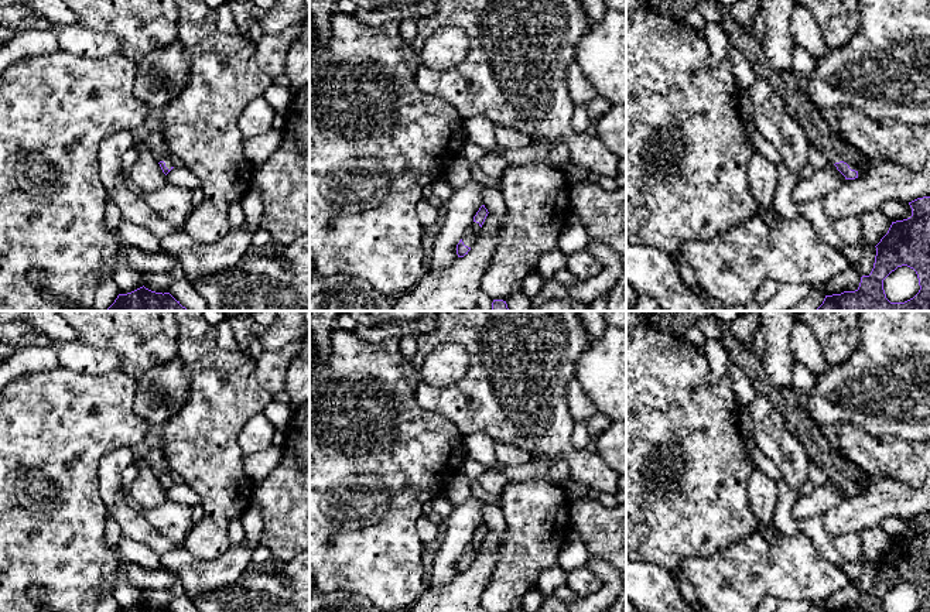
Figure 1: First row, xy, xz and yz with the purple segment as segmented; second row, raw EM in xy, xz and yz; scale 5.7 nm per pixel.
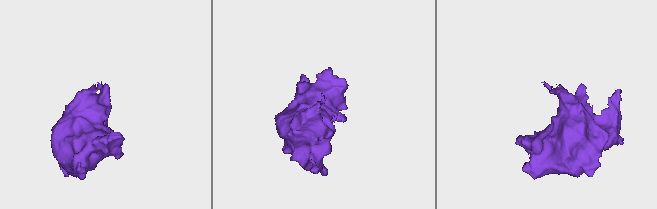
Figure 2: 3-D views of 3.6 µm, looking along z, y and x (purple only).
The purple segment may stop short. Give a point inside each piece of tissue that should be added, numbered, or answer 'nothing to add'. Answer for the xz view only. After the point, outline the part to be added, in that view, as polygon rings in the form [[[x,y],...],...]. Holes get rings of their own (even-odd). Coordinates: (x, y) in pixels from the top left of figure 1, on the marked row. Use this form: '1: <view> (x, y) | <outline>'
1: xz (474, 229) | [[[472,222],[468,226],[468,229],[466,229],[466,232],[465,232],[464,237],[462,237],[464,245],[468,246],[468,247],[472,247],[473,242],[476,240],[476,237],[479,235],[481,235],[481,226],[479,226],[479,223]]]

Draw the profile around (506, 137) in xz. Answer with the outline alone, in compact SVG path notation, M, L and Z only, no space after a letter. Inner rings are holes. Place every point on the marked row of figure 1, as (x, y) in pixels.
M496 126L495 129L495 140L498 147L505 150L522 150L533 143L527 134L513 127L502 126Z

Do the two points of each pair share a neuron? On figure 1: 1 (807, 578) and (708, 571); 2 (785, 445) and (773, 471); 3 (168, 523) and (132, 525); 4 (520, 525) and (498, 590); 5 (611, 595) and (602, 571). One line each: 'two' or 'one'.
1: one
2: two
3: two
4: one
5: one

